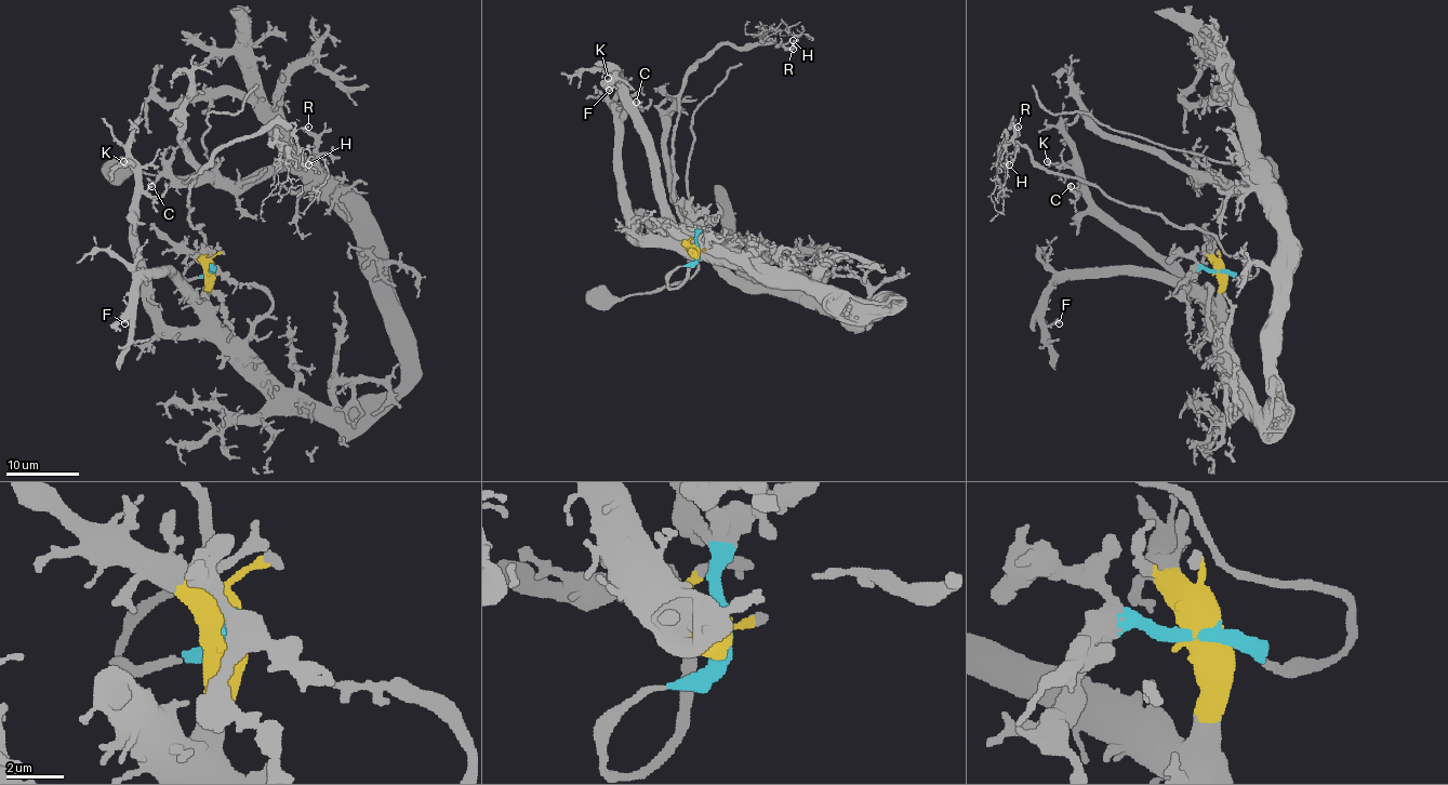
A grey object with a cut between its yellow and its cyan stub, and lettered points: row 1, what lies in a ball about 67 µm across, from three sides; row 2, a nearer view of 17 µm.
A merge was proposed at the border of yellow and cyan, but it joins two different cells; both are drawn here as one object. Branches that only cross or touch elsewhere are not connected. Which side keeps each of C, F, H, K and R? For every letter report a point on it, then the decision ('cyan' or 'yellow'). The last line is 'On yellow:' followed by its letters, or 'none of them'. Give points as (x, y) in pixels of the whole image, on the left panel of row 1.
C: at (151, 186); yellow
F: at (124, 323); yellow
H: at (308, 164); cyan
K: at (123, 161); yellow
R: at (308, 127); cyan
On yellow: C, F, K

